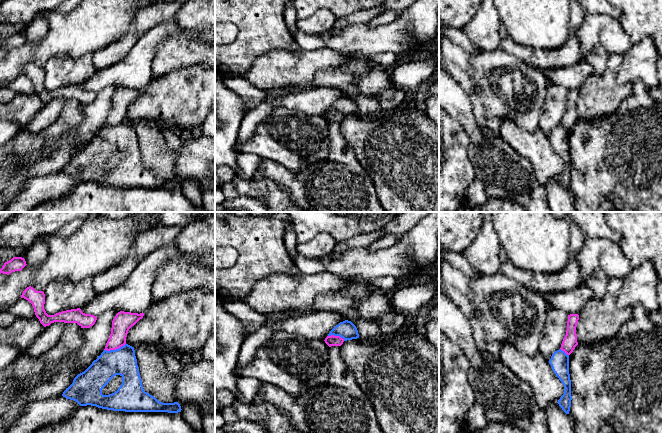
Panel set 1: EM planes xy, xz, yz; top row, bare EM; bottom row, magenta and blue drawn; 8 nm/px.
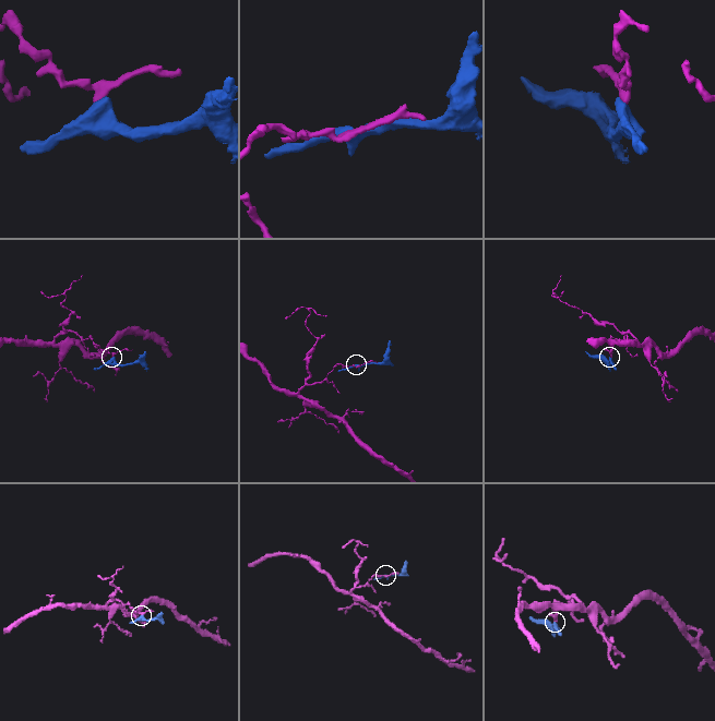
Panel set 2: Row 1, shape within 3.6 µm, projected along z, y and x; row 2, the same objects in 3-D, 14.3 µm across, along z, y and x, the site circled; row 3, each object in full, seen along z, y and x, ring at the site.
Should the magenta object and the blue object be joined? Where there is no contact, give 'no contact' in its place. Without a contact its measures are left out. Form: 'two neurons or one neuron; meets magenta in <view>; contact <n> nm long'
two neurons; meets magenta in xy; contact 190 nm long

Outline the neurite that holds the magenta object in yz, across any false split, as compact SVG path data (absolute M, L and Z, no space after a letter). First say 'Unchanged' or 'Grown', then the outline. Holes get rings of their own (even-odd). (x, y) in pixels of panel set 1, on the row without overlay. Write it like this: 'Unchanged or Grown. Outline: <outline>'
Unchanged. Outline: M578 90L568 91L566 111L561 120L561 126L570 131L578 121L576 103L579 96Z

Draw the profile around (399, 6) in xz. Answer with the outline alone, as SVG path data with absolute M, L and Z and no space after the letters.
M387 0L383 6L385 11L394 11L398 17L417 0Z

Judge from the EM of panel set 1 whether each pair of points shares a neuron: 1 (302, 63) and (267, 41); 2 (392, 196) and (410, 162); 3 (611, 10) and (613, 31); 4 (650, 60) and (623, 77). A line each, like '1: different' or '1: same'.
1: different
2: same
3: different
4: same

